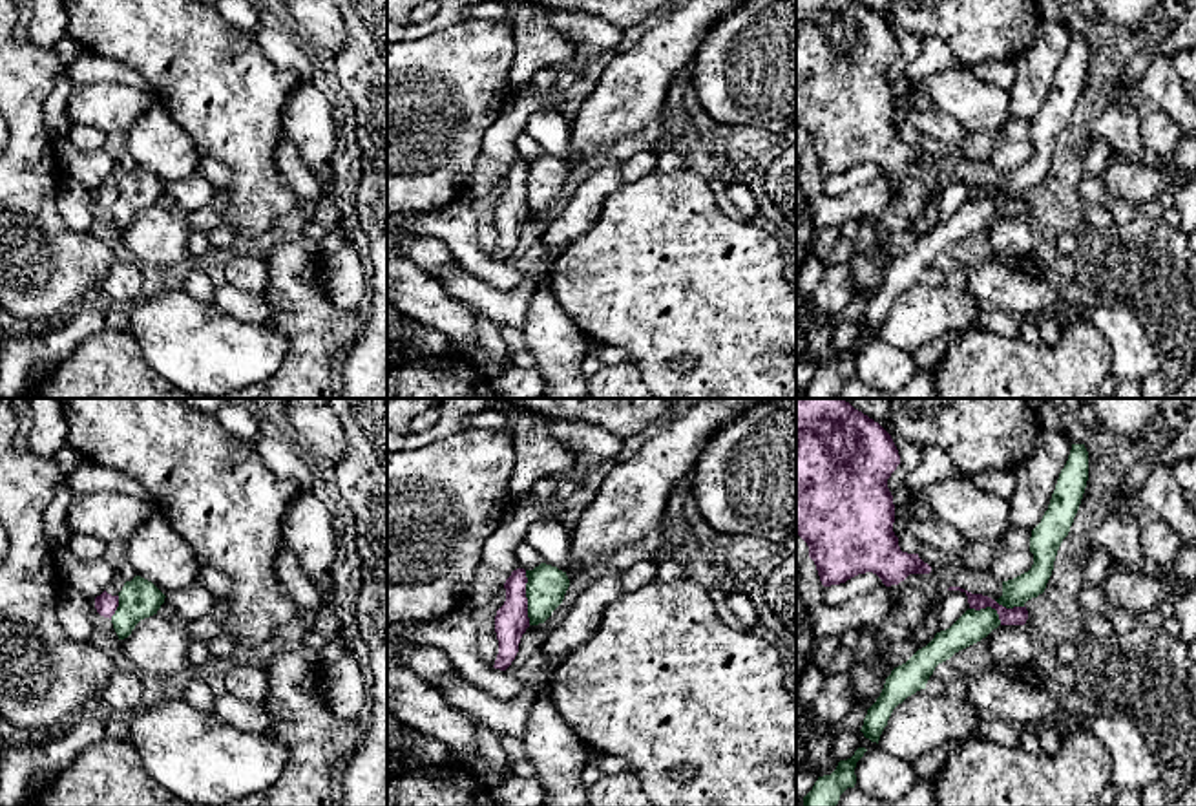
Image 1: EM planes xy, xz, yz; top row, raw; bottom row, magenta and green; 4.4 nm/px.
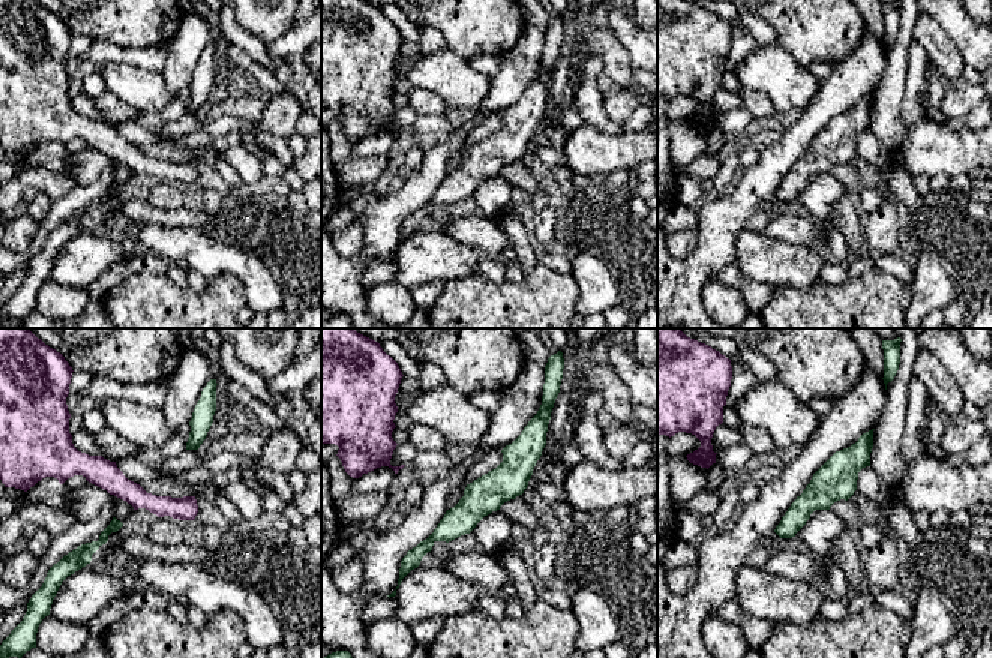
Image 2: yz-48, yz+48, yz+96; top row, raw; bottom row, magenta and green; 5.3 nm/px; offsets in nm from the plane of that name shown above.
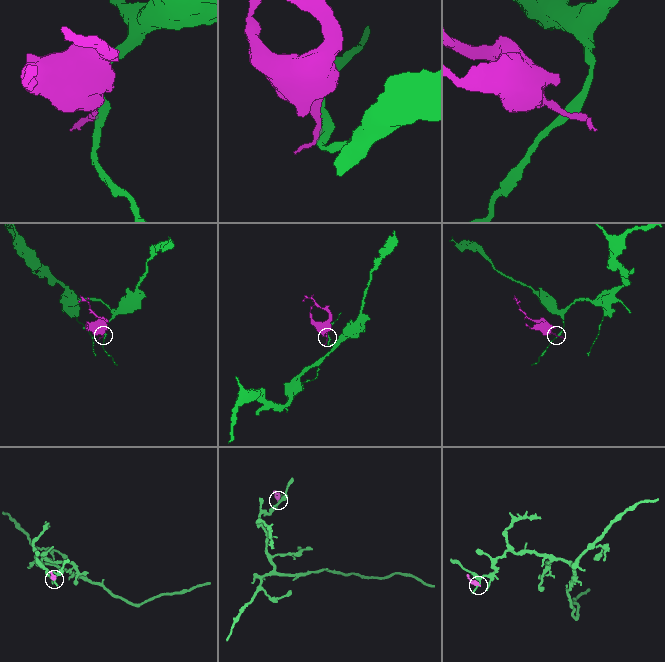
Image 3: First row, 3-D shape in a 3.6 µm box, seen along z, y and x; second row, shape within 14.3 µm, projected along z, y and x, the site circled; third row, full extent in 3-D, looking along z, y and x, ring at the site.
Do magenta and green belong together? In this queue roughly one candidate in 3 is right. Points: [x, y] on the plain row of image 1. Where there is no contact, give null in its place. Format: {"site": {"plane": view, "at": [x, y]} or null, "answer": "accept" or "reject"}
{"site": {"plane": "xz", "at": [526, 189]}, "answer": "reject"}

